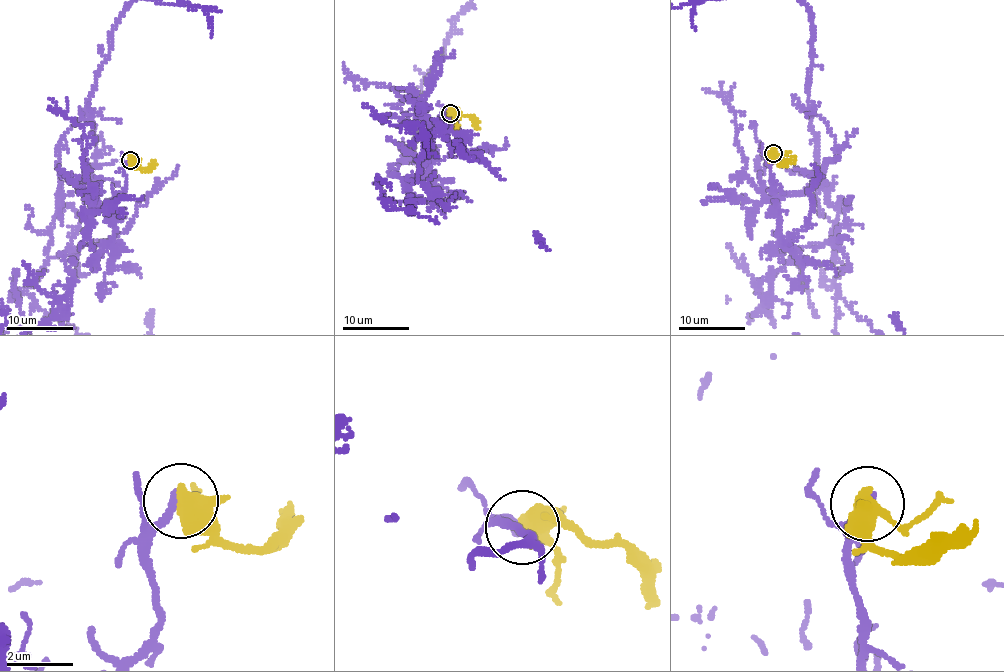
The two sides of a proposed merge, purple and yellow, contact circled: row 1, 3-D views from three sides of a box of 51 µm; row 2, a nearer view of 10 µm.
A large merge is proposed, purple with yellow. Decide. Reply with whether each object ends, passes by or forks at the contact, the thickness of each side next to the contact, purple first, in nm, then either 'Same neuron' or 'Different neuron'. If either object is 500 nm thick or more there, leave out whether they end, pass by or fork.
At the ring purple ends. At the ring yellow forks. Thickness 240 nm (purple) against 440 nm. Different neuron

